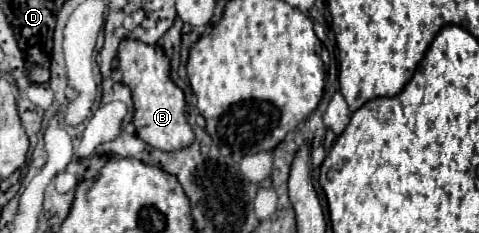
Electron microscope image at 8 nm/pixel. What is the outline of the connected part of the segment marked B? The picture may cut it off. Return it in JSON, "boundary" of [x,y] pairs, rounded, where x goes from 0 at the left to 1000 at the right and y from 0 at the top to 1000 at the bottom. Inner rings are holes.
{"boundary":[[[259,167],[246,210],[246,288],[255,305],[255,356],[276,391],[280,425],[280,545],[284,579],[334,639],[334,648],[372,648],[392,631],[405,605],[405,571],[388,519],[388,442],[384,399],[355,339],[355,262],[326,202],[292,185],[284,167]]]}

